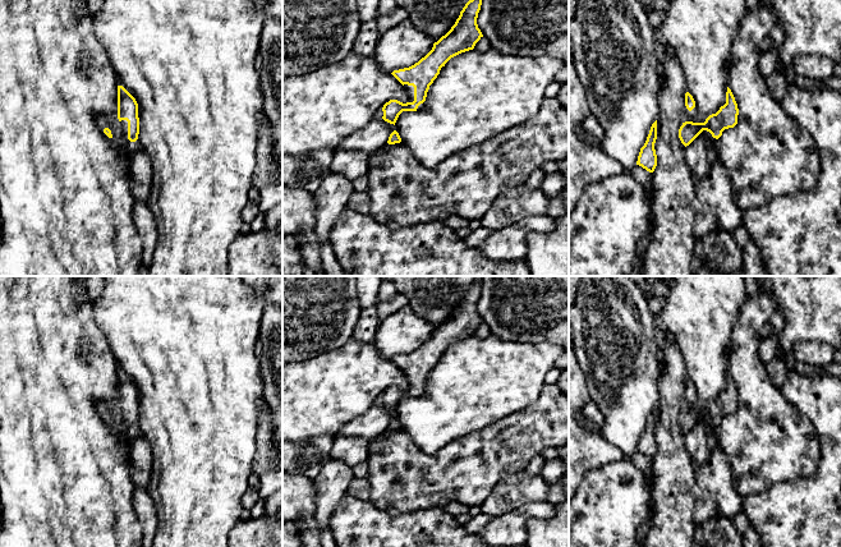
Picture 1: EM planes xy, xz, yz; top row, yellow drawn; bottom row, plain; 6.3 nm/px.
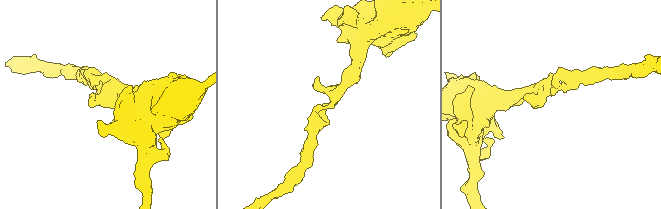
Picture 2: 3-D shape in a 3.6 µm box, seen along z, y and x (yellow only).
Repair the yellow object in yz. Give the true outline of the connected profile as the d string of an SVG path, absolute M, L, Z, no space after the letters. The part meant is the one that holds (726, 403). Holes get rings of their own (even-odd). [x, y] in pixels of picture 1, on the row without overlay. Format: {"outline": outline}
{"outline": "M727 373L726 390L716 400L709 401L704 409L683 409L679 415L679 424L685 433L703 417L709 418L713 424L718 426L725 415L734 414L737 410L737 401L737 390L731 376Z"}

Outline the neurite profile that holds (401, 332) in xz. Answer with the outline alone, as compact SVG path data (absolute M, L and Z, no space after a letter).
M405 304L399 311L380 321L373 337L378 354L391 360L394 357L409 354L424 344L433 334L428 321L415 314Z

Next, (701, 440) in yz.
M711 419L698 422L685 433L685 445L694 466L702 465L709 458L713 449L718 446L716 424Z

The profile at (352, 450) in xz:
M335 436L331 458L345 465L354 465L367 461L369 455L369 441L357 436Z

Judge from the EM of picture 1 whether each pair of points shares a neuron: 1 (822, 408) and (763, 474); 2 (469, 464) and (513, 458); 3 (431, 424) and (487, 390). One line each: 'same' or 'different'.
1: different
2: same
3: same

